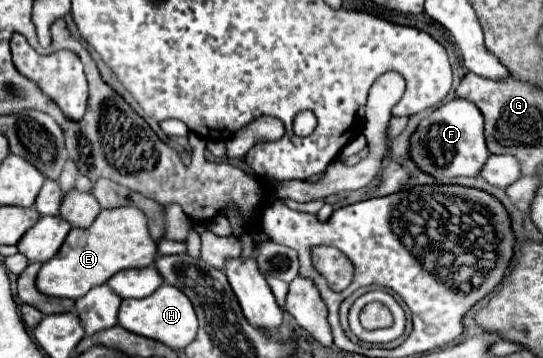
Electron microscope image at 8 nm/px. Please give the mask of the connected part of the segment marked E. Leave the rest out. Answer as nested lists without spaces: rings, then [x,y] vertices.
[[[117,207],[109,211],[101,211],[95,223],[89,229],[71,229],[59,253],[43,263],[37,275],[37,289],[43,295],[79,299],[89,289],[103,285],[111,275],[121,269],[147,267],[153,263],[157,255],[157,241],[151,239],[147,231],[147,219],[139,209]]]

